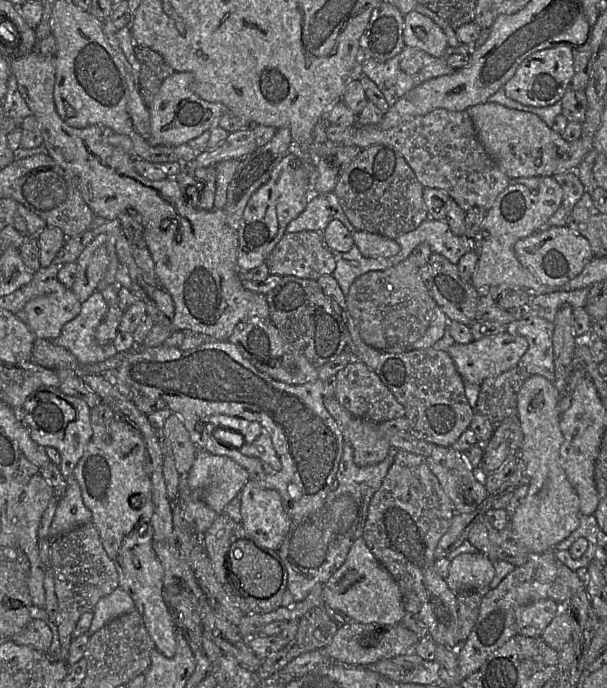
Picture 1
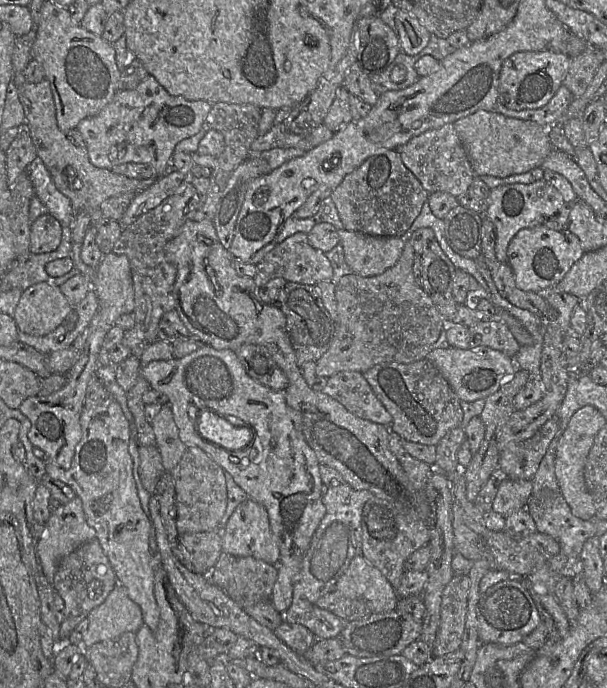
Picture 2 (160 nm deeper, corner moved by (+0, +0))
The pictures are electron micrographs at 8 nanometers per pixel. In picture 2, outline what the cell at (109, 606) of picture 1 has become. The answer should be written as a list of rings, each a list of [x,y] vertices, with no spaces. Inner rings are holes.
[[[117,584],[105,600],[88,614],[88,627],[81,646],[87,648],[95,643],[111,640],[126,632],[134,632],[143,625],[139,606],[127,595],[123,586]]]

